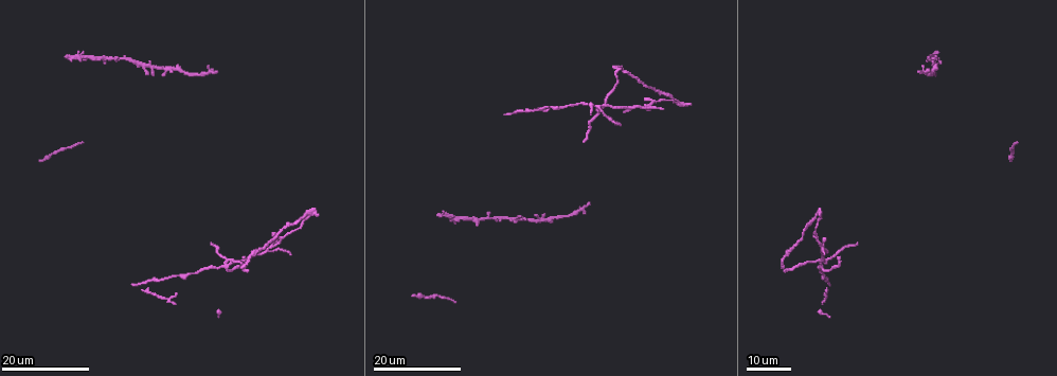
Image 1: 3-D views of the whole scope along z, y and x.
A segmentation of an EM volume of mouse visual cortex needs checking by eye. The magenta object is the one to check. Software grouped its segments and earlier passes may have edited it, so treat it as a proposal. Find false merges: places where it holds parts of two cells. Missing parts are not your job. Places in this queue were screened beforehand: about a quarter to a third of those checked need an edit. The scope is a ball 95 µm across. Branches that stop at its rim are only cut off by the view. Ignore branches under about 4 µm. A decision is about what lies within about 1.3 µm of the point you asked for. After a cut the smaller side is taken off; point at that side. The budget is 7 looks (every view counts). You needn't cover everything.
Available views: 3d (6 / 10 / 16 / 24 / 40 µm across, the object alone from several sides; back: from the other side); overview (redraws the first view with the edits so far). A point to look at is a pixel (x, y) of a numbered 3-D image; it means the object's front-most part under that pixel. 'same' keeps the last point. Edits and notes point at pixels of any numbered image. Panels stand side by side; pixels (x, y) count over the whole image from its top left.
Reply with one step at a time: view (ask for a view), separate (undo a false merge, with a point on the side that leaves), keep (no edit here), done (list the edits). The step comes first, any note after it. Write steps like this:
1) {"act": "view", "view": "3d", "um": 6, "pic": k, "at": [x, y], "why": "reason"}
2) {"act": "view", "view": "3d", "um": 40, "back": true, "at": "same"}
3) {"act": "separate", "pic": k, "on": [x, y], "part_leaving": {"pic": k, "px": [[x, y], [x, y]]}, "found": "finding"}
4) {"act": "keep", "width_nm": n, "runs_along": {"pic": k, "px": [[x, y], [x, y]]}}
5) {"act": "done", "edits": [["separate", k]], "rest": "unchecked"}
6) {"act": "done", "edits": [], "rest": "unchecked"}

{"act": "view", "view": "3d", "um": 24, "pic": 1, "at": [639, 107], "why": "four or more arms meet"}

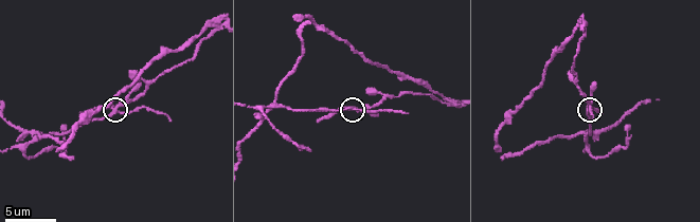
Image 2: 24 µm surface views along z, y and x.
{"act": "view", "view": "3d", "um": 10, "pic": 2, "at": [114, 108], "why": "closer look"}

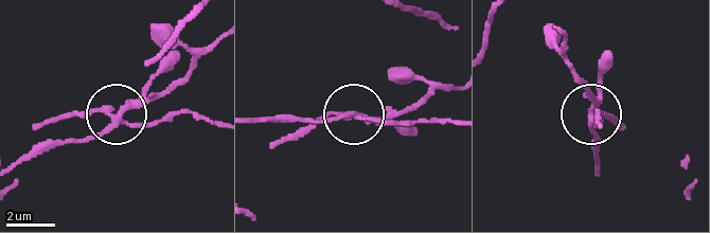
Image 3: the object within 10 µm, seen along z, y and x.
{"act": "view", "view": "3d", "um": 10, "back": true, "pic": 3, "at": [113, 108], "why": "from behind"}

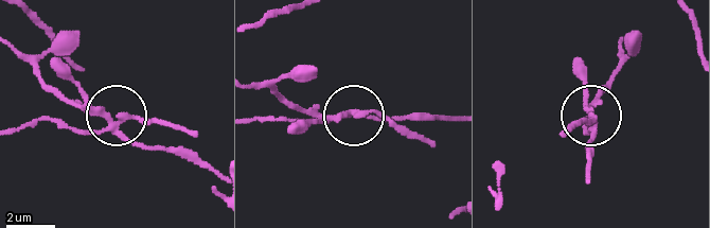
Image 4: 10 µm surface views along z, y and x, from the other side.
{"act": "separate", "pic": 4, "on": [78, 130], "part_leaving": {"pic": 4, "px": [[108, 126], [81, 133], [43, 120], [19, 124]]}, "found": "a second cell is stuck on"}

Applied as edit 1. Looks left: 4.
{"act": "view", "view": "3d", "um": 10, "pic": 2, "at": [36, 140], "why": "four-way junction"}

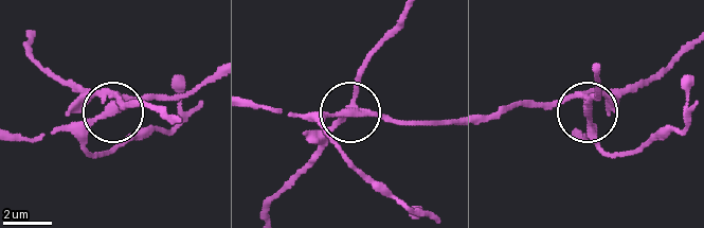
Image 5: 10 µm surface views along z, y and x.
{"act": "view", "view": "3d", "um": 6, "pic": 5, "at": [588, 110]}

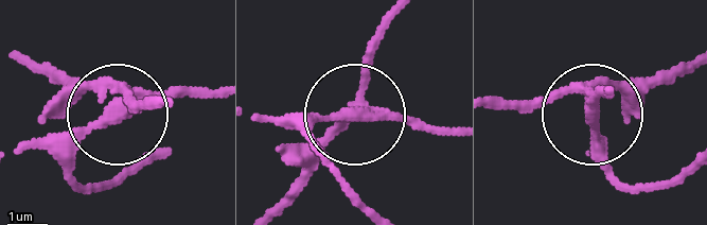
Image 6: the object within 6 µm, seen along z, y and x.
{"act": "separate", "pic": 6, "on": [135, 102], "width_nm": 260, "part_leaving": {"pic": 6, "px": [[583, 89], [644, 89], [685, 72]]}, "found": "two cells meet here"}

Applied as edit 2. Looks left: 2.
{"act": "done", "edits": [["separate", 4], ["separate", 6]], "rest": "unchecked"}

